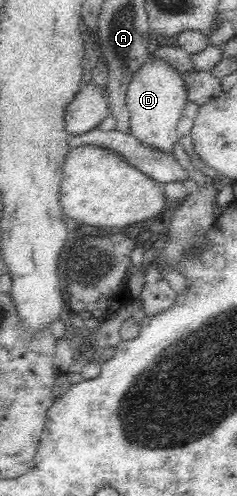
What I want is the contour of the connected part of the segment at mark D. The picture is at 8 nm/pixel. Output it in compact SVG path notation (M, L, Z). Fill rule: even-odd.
M149 57L145 64L136 70L127 89L126 105L130 115L130 132L140 144L173 156L180 137L178 123L183 116L187 91L179 71L171 68L163 59Z

